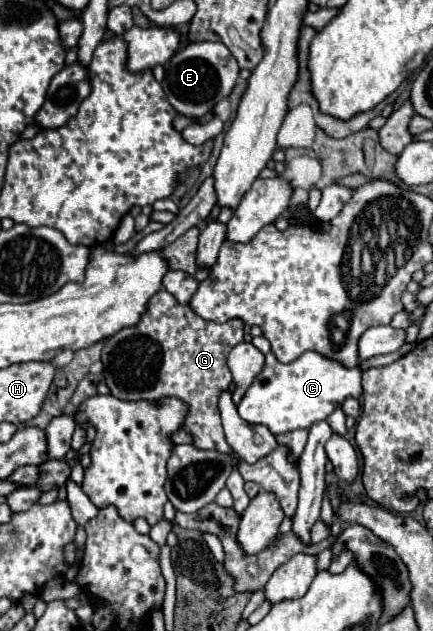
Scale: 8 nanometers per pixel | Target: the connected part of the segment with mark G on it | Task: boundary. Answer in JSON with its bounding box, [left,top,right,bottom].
[104,290,244,454]

